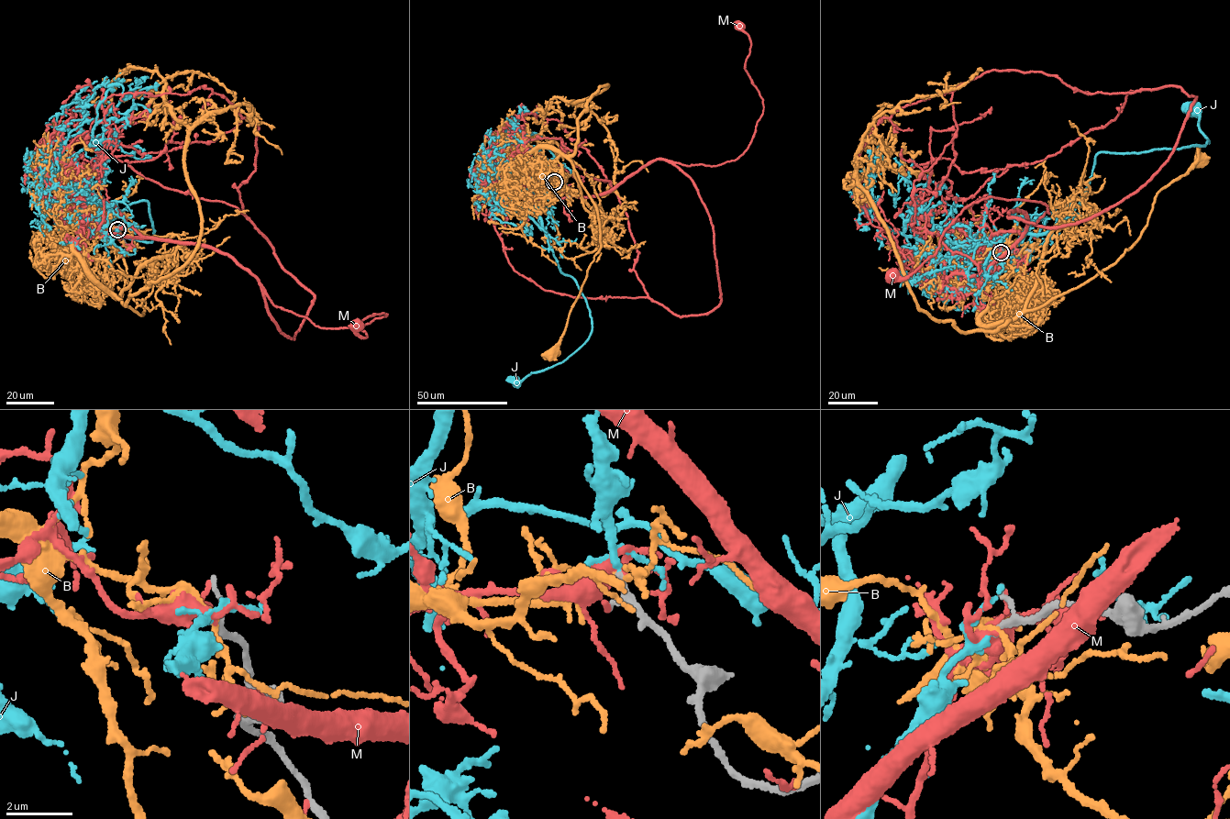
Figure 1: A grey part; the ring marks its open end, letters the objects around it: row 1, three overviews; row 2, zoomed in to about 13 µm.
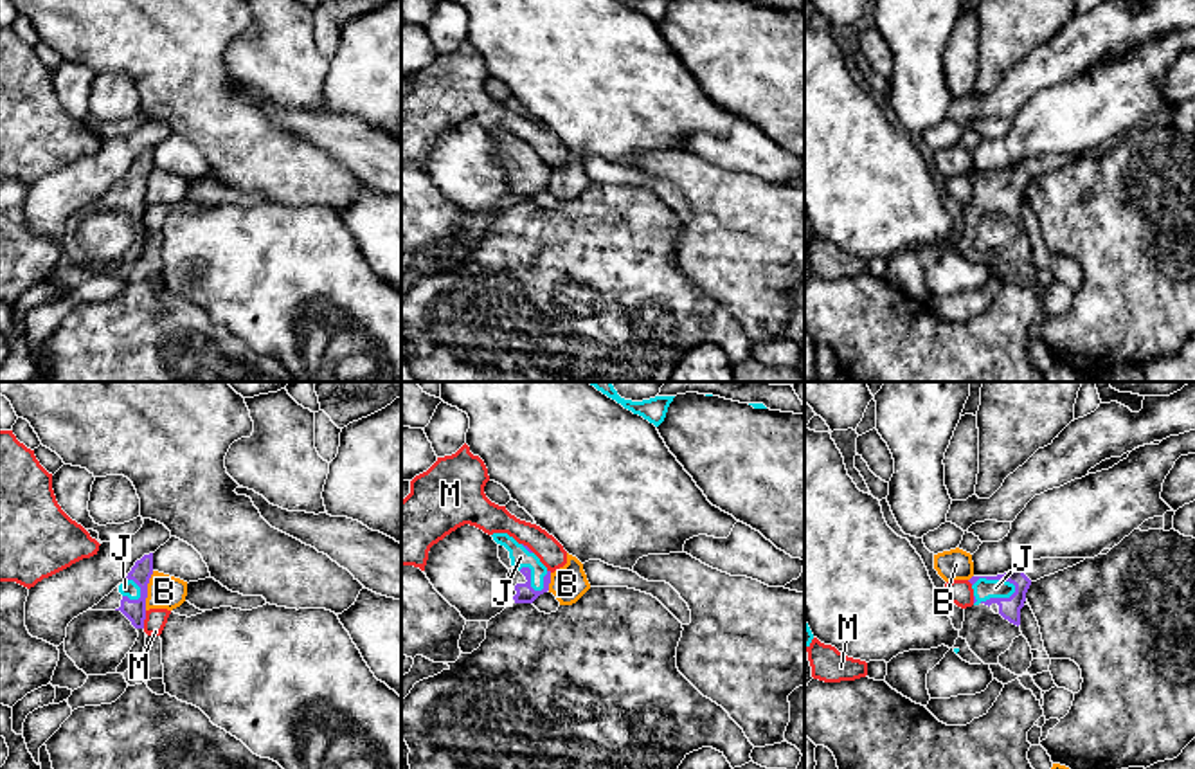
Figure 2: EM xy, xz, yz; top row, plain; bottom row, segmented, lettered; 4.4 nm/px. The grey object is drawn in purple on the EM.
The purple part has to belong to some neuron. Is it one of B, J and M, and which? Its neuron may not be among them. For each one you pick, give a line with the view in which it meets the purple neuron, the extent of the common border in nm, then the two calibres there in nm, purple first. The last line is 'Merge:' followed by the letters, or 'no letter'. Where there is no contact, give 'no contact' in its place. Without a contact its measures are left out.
J: meets purple in yz; contact 200 nm long; 100 nm thick on the purple side, 100 nm on the other
Merge: J

